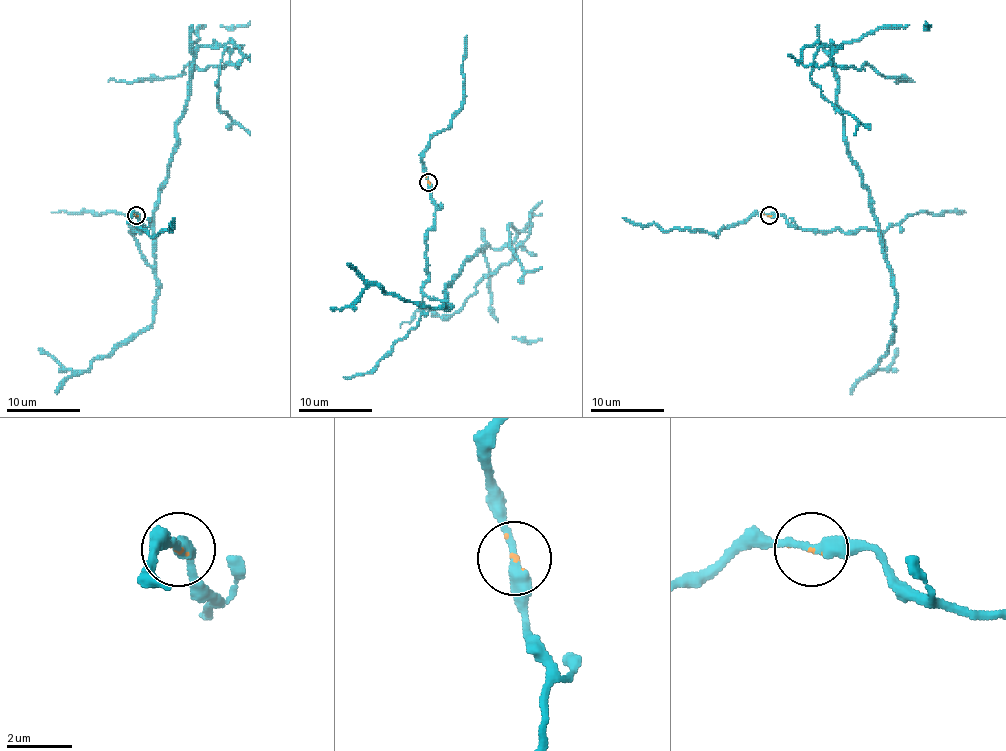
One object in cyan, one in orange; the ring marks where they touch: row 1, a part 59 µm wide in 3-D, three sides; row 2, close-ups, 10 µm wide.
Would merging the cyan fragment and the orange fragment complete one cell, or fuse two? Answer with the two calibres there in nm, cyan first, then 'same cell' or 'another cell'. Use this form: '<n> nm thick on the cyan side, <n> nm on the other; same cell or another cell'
340 nm thick on the cyan side, 60 nm on the other; same cell

